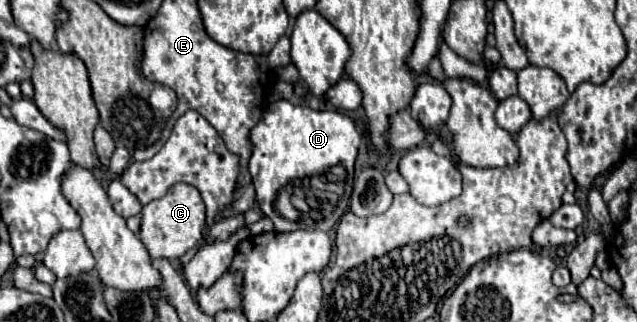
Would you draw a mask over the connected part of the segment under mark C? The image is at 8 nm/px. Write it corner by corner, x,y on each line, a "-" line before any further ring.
176,183
168,189
168,193
142,209
142,225
140,225
140,241
148,249
150,257
166,257
178,259
188,249
196,247
206,229
206,207
202,201
200,191
188,183

